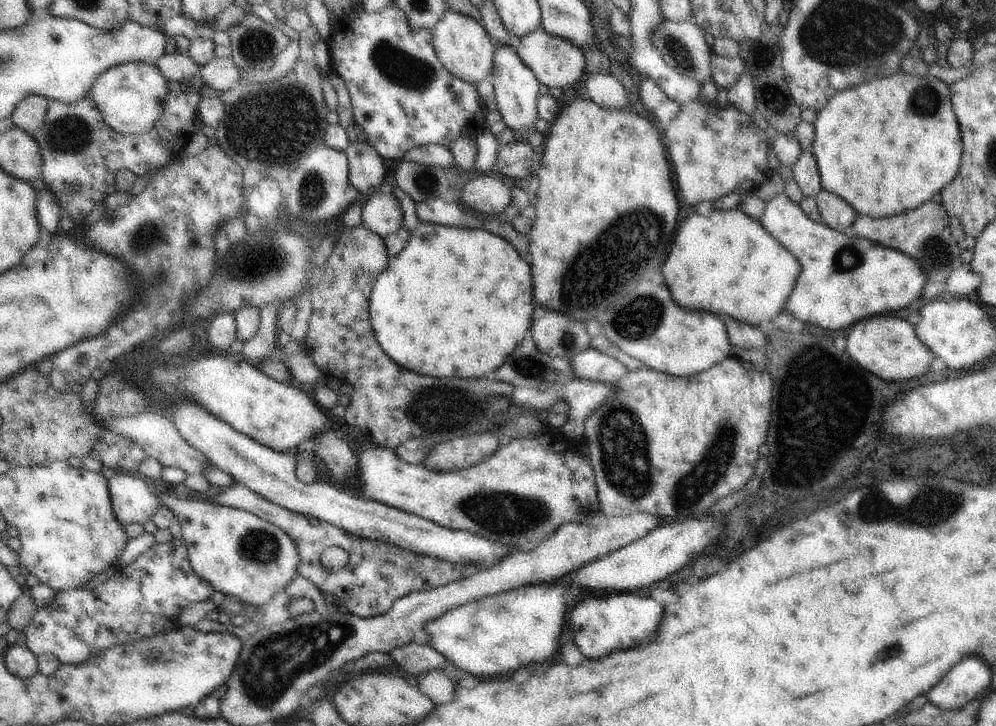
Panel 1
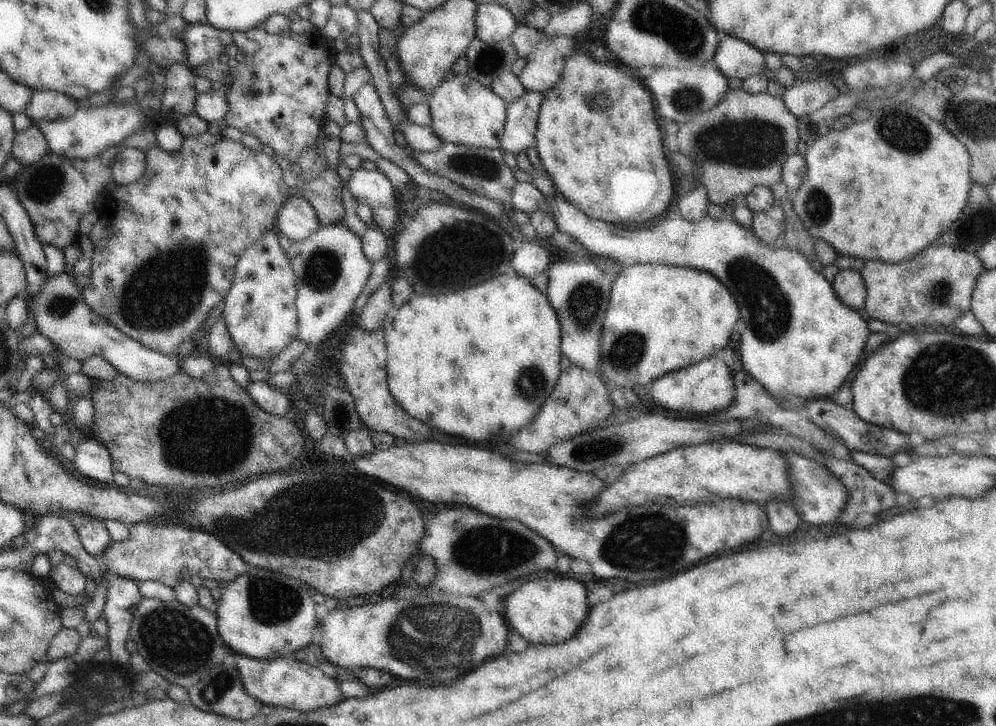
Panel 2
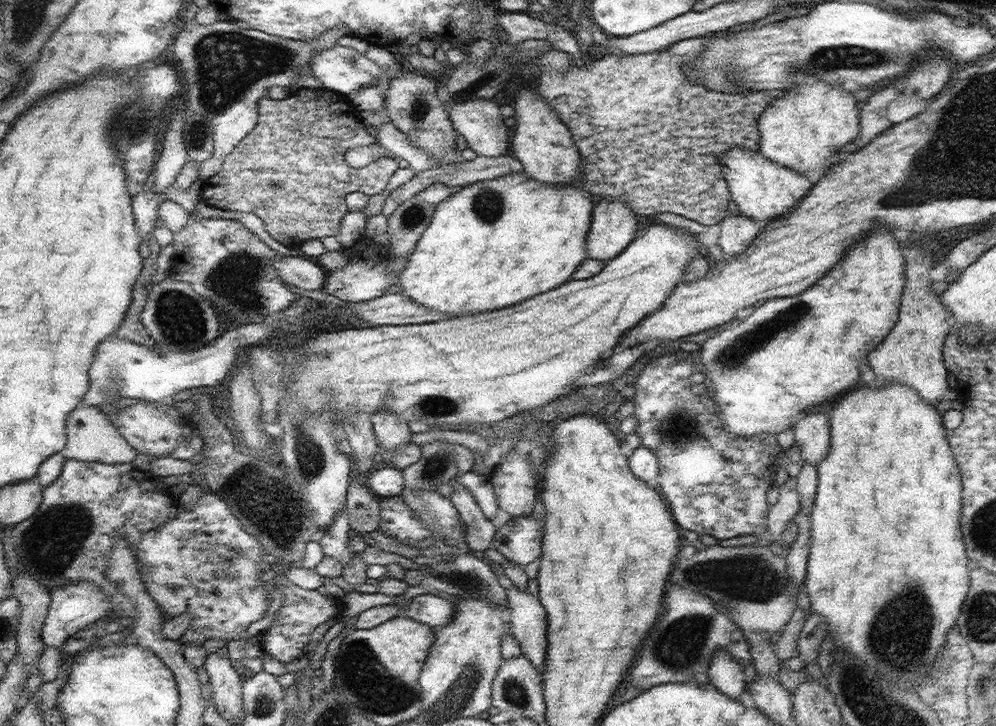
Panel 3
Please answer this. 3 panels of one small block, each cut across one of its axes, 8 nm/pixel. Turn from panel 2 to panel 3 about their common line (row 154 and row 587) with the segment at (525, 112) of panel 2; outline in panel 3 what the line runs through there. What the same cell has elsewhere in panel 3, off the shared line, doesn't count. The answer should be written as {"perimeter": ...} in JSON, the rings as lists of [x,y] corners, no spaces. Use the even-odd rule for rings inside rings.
{"perimeter":[[[515,585],[507,590],[506,600],[510,610],[510,631],[517,638],[521,652],[542,673],[549,642],[546,610],[539,598],[534,598],[527,590],[520,590]]]}

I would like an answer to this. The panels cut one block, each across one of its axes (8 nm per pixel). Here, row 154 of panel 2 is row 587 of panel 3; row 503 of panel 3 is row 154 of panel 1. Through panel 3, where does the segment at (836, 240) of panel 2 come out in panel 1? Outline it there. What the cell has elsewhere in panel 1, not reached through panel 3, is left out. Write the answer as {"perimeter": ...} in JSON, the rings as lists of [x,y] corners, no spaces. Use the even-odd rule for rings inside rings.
{"perimeter":[[[896,74],[896,76],[890,76],[890,78],[870,80],[864,86],[858,86],[854,90],[838,92],[824,106],[823,110],[817,112],[818,118],[816,118],[816,123],[814,124],[815,138],[811,147],[817,161],[822,189],[840,196],[840,199],[850,204],[857,214],[870,216],[870,218],[875,219],[898,216],[899,214],[904,214],[904,212],[912,212],[912,210],[920,208],[921,204],[928,202],[934,194],[941,192],[954,180],[961,166],[961,155],[963,152],[961,129],[952,109],[949,86],[942,80],[938,80],[938,78],[928,74],[918,77],[908,74]]]}

